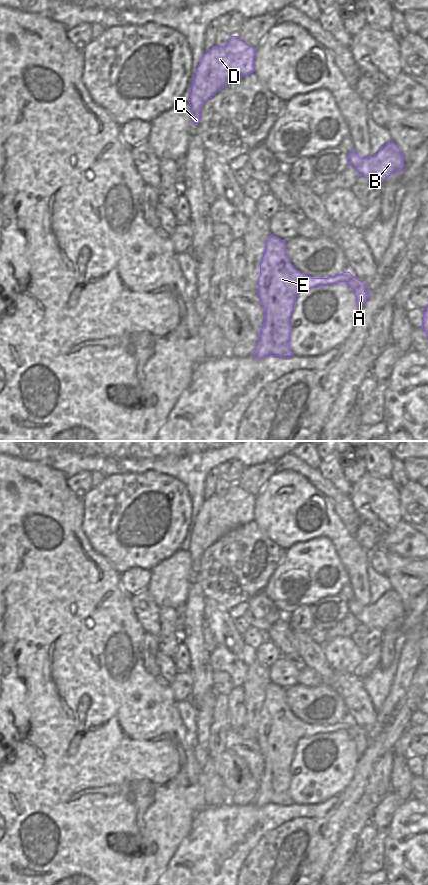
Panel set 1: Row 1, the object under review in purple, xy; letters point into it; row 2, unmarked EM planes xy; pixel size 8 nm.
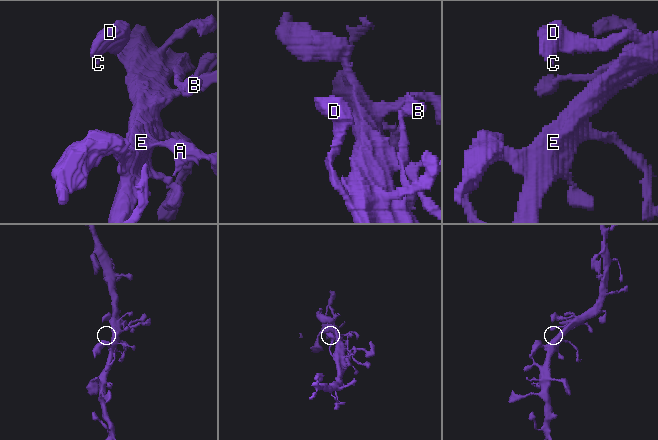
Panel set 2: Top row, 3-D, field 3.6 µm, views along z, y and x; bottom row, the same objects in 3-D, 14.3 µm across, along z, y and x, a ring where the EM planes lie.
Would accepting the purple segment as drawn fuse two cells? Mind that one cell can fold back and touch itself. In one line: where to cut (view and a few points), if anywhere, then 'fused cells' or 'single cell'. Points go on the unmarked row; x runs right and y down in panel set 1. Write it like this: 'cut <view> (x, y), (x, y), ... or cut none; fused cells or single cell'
cut none; single cell

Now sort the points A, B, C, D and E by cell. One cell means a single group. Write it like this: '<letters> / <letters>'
A B C D E

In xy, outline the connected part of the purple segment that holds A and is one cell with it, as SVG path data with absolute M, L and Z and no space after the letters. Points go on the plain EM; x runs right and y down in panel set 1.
M270 682L258 725L258 745L264 757L264 771L252 803L257 806L293 804L290 797L290 765L298 741L339 730L345 730L352 737L359 756L364 754L370 743L366 732L347 719L329 726L313 726L299 720L286 701L286 688Z

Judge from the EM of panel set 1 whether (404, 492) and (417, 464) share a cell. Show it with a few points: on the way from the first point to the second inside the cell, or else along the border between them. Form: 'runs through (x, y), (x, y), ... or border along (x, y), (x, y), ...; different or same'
border along (408, 479), (417, 482); different

